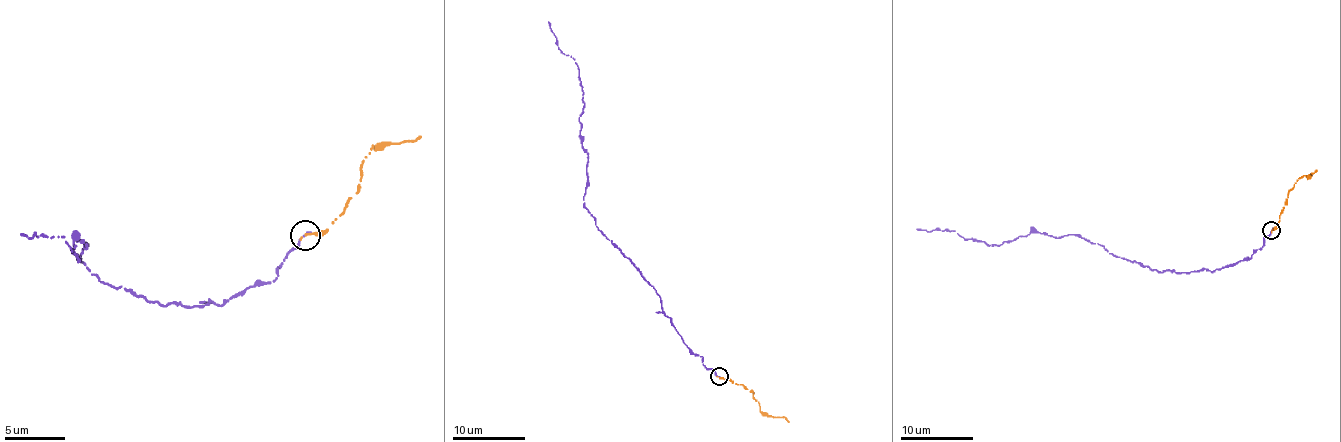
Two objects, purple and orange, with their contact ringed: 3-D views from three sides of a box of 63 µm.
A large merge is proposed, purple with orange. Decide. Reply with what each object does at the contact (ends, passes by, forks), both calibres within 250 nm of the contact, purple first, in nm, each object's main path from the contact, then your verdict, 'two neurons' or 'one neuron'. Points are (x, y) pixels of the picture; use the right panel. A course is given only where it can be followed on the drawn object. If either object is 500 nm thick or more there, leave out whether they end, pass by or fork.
purple ends there; orange ends there; 200 nm thick on the purple side, 240 nm on the other; purple runs (1272, 230), (1252, 257), (1212, 272), (1158, 272), (1073, 234), (1031, 232), (1000, 245), (917, 228); orange runs (1272, 230), (1286, 203), (1288, 192), (1299, 178), (1317, 170); one neuron

